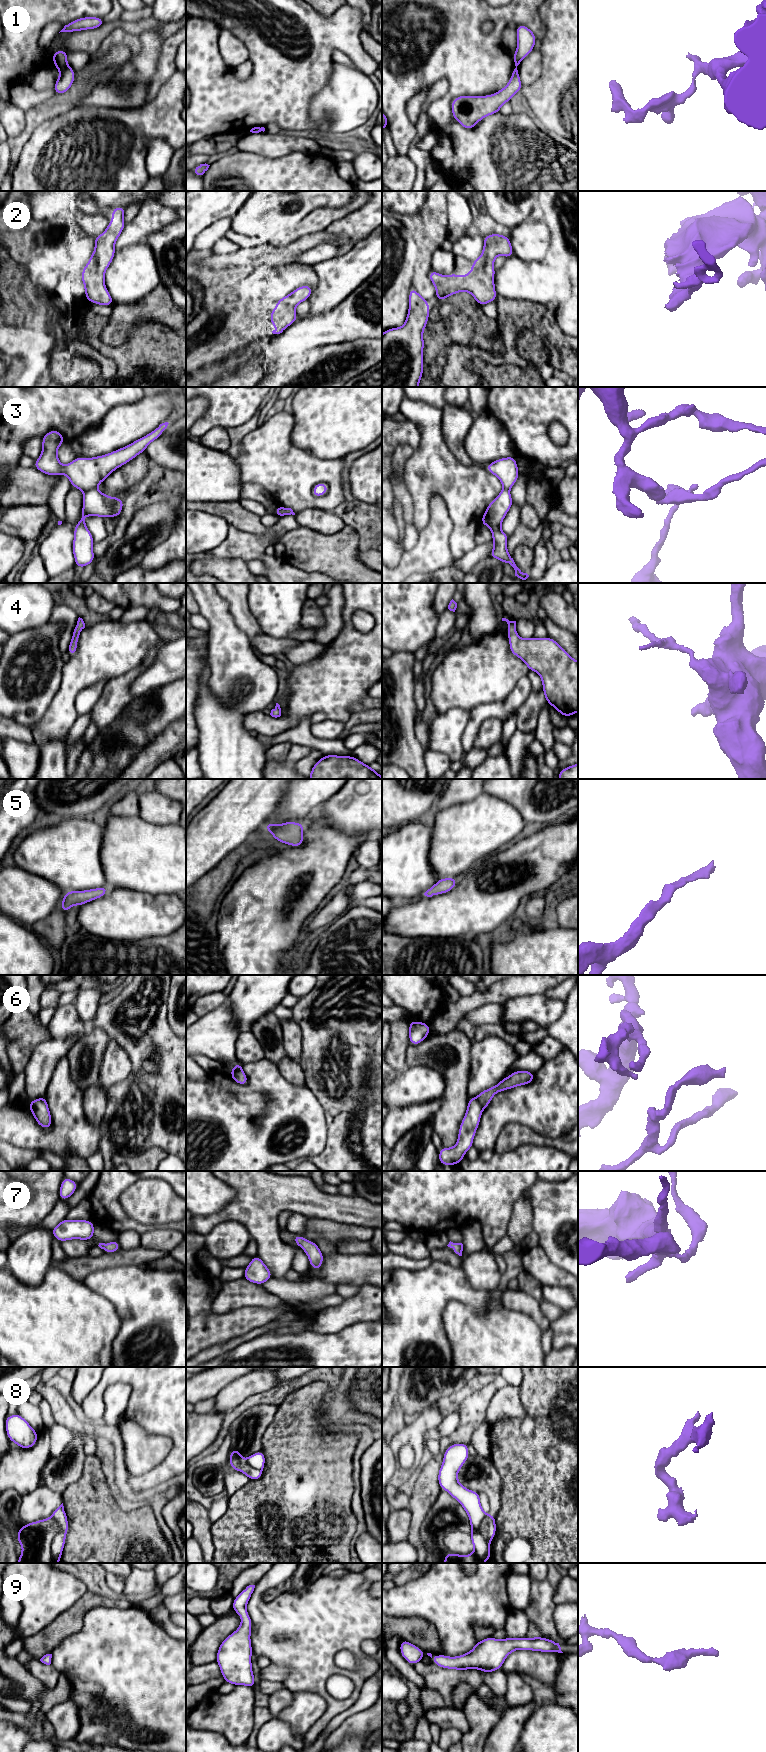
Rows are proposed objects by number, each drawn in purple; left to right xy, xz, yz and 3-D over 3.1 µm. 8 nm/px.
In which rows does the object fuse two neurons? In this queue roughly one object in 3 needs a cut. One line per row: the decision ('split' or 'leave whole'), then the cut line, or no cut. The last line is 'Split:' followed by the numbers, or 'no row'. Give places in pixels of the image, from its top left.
1: split; cut in xy along (66, 64), (60, 70)
2: leave whole; no cut
3: split; cut in xy along (95, 488), (84, 492)
4: leave whole; no cut
5: leave whole; no cut
6: split; cut in yz along (475, 1097), (483, 1108)
7: leave whole; no cut
8: split; cut in xy along (50, 1518), (58, 1527), (58, 1532), (51, 1543), (53, 1562)
9: leave whole; no cut
Split: 1, 3, 6, 8

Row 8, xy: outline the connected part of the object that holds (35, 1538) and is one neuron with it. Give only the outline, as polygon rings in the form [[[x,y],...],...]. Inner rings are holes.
[[[51,1518],[20,1527],[16,1537],[23,1550],[17,1563],[54,1563],[51,1543],[58,1531],[58,1523]]]

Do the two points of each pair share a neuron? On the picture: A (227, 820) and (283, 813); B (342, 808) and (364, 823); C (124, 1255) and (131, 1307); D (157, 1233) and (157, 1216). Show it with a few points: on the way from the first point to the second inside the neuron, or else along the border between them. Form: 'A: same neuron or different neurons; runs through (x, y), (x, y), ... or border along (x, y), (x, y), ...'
A: different neurons; border along (283, 795), (276, 809), (264, 822)
B: same neuron; runs through (347, 810), (351, 810), (359, 818)
C: different neurons; border along (145, 1266), (114, 1265), (102, 1269)
D: different neurons; border along (163, 1225), (152, 1227)

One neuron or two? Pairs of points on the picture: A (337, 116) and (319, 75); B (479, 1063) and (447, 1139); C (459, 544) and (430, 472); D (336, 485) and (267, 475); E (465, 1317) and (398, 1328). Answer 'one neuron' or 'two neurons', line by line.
A: two neurons
B: two neurons
C: one neuron
D: one neuron
E: two neurons

